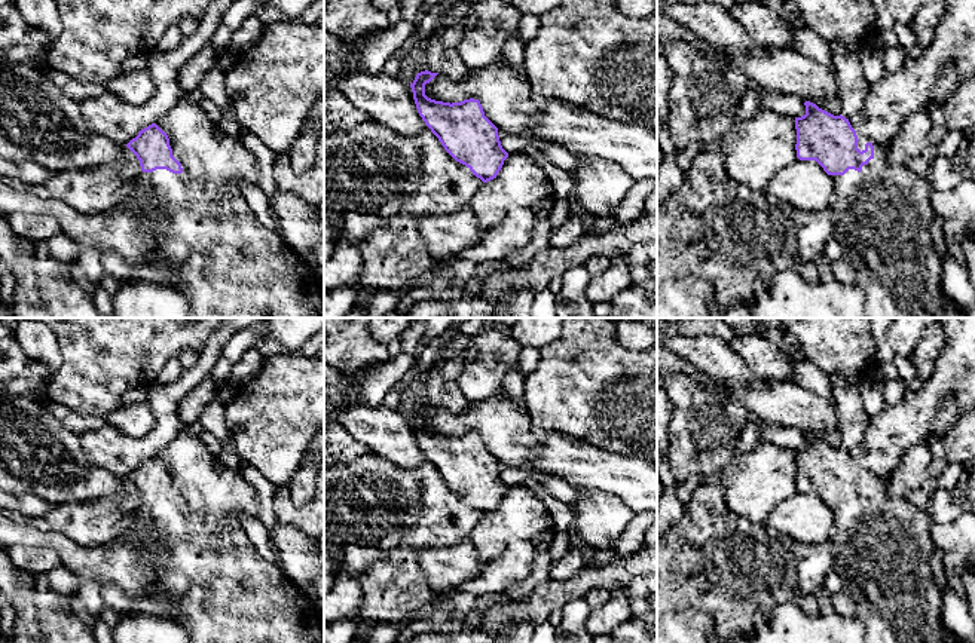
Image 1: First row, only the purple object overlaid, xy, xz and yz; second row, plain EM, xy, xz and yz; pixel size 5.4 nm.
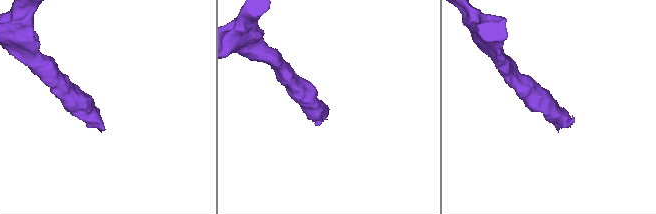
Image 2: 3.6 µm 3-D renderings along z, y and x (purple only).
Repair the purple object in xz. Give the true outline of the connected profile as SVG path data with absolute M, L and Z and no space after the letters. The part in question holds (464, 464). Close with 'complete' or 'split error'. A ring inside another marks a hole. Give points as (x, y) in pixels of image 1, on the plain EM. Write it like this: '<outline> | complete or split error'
M428 402L410 416L419 448L444 483L473 508L488 515L496 511L508 486L502 481L498 460L485 448L479 432L443 435L425 428L425 417L438 405Z | complete

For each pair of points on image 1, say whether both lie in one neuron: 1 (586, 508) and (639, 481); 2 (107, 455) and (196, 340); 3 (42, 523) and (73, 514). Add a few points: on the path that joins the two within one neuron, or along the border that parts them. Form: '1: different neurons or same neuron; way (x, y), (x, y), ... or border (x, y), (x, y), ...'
1: different neurons; border (578, 487), (613, 493), (635, 513)
2: different neurons; border (214, 333), (199, 354)
3: same neuron; way (49, 521), (66, 519)

